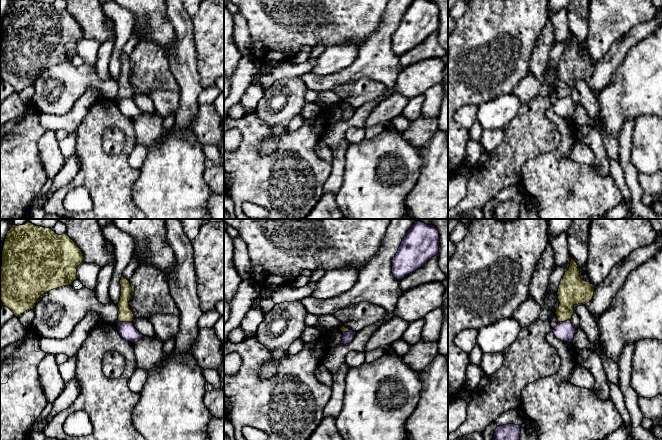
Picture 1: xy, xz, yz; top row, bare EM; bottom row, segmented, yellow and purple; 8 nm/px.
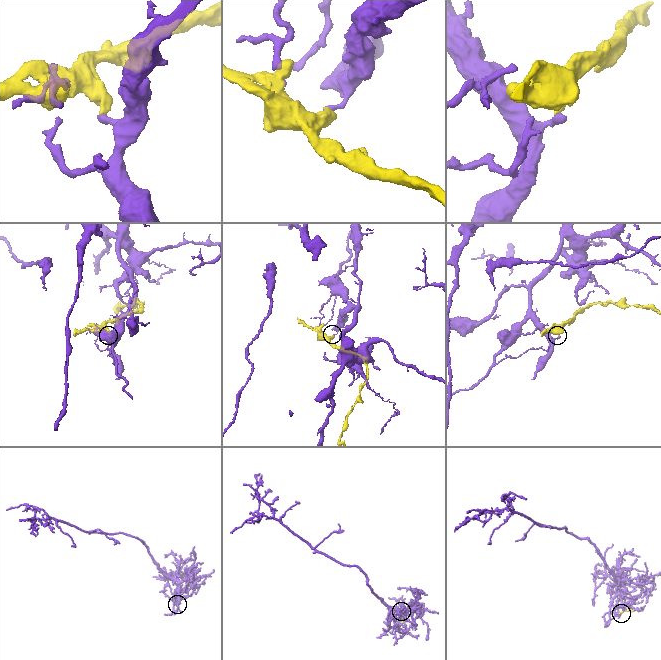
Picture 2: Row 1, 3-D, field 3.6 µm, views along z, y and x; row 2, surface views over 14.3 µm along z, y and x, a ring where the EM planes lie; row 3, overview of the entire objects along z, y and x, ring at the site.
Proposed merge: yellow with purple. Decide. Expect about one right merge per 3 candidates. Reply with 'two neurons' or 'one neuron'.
two neurons

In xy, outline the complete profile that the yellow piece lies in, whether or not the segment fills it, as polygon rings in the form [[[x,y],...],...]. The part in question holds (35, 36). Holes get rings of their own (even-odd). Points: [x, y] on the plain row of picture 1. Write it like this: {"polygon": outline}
{"polygon": [[[34,0],[12,1],[8,7],[2,26],[0,48],[0,75],[16,93],[27,86],[33,86],[38,75],[47,68],[63,62],[69,62],[77,55],[77,44],[84,38],[84,32],[78,21],[65,9],[56,10],[50,4]]]}

